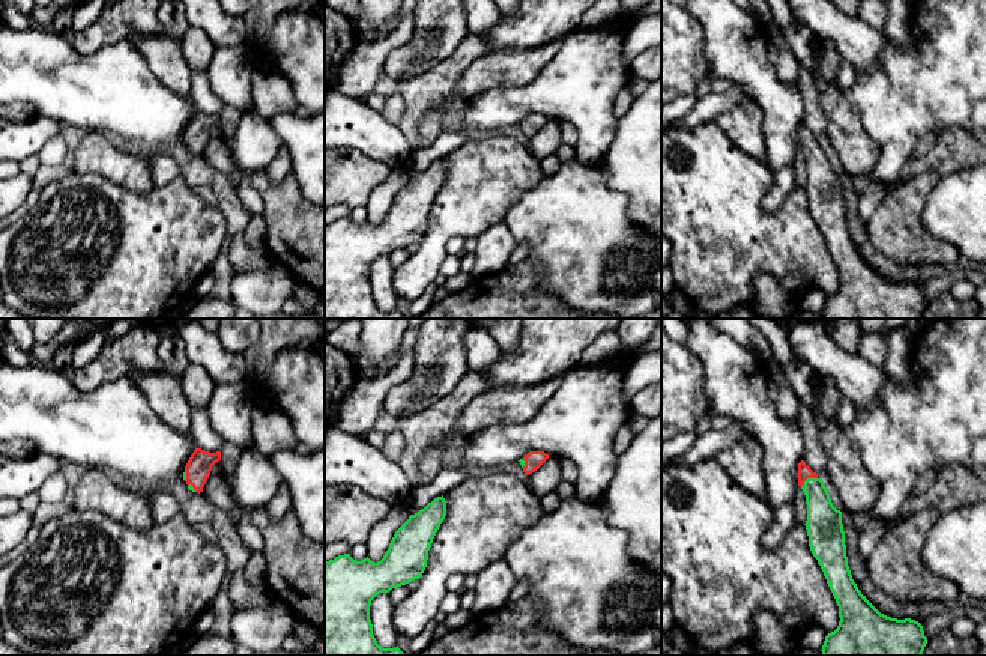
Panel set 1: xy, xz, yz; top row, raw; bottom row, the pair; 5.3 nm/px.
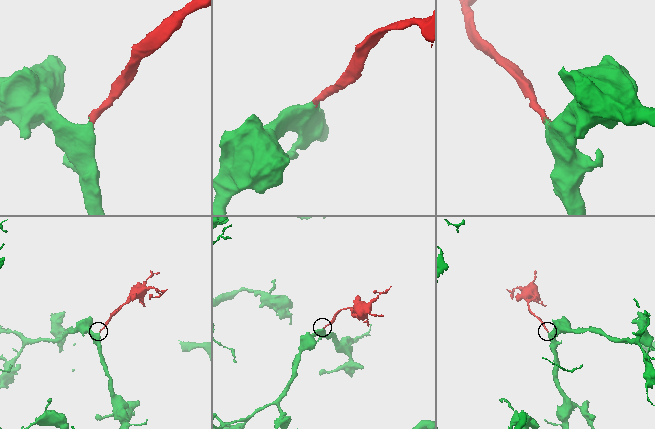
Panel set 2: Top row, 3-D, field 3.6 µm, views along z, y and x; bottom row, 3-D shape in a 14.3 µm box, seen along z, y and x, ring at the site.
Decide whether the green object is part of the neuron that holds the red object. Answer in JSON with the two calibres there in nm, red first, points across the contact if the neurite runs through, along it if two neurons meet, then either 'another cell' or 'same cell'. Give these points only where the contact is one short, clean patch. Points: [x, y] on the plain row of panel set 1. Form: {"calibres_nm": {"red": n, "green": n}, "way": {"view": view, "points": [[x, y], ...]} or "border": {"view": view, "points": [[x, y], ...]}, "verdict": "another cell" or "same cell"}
{"calibres_nm": {"red": 70, "green": 190}, "way": {"view": "yz", "points": [[804, 136], [807, 140], [816, 157], [824, 184]]}, "verdict": "same cell"}

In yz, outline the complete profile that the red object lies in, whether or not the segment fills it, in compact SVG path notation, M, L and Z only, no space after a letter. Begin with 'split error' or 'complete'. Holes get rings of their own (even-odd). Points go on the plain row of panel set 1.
split error | M804 123L798 126L798 149L806 158L807 184L806 193L809 209L813 220L818 223L827 247L839 269L839 289L834 295L825 299L822 308L824 319L921 319L927 307L923 289L911 281L897 283L881 277L861 257L852 242L845 208L845 194L842 187L842 175L837 173L830 161L822 141L813 135Z

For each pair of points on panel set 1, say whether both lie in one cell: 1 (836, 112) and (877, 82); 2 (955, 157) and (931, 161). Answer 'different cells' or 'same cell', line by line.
1: different cells
2: same cell

